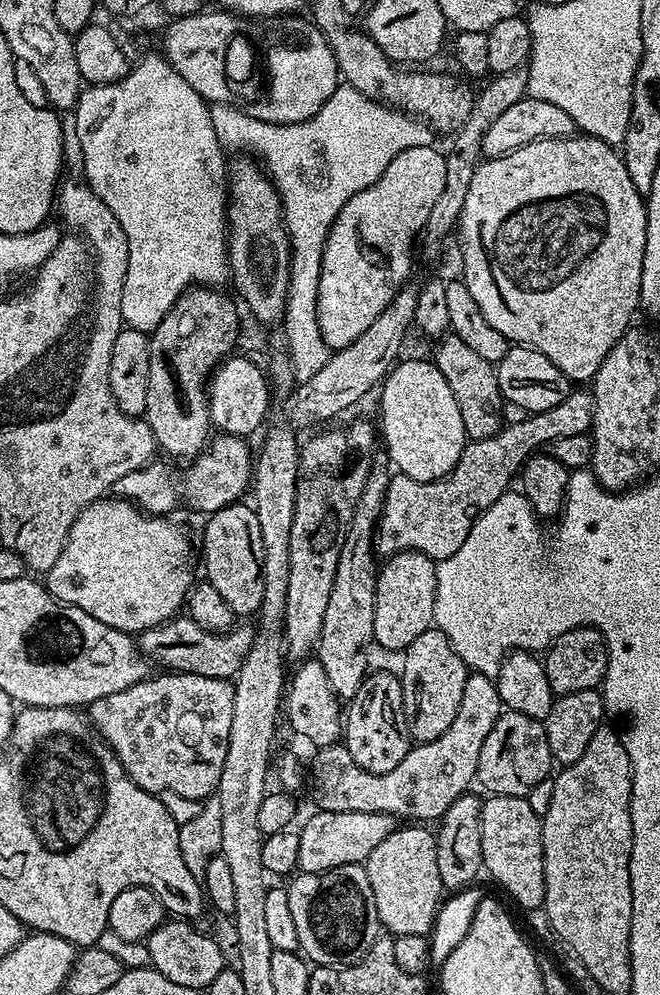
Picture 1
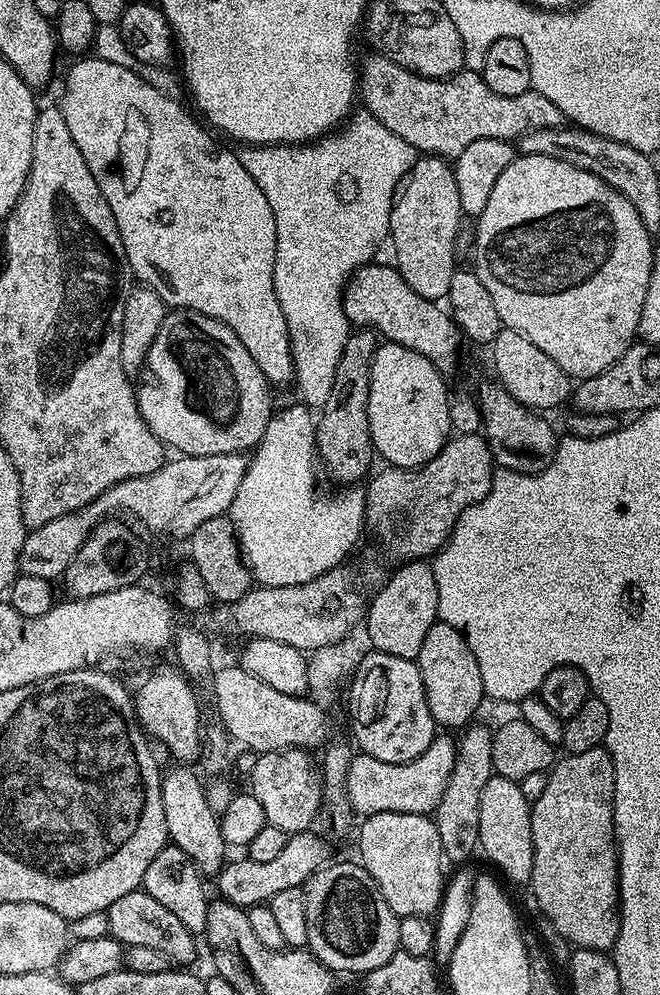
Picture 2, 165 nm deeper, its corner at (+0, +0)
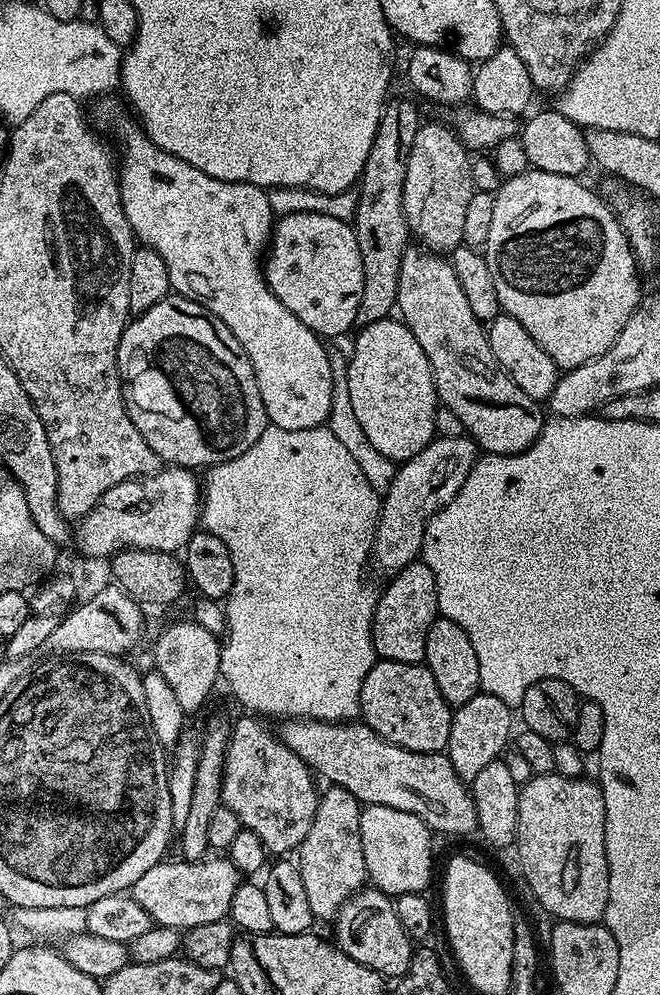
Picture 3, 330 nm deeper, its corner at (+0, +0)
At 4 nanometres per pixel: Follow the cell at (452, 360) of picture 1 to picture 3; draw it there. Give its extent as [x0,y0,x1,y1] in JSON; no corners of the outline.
[262,212,362,338]

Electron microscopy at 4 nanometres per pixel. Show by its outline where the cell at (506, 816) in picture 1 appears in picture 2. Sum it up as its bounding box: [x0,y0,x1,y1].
[478,774,534,885]

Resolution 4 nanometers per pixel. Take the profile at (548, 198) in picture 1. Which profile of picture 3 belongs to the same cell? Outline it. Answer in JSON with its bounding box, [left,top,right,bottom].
[482,170,642,370]

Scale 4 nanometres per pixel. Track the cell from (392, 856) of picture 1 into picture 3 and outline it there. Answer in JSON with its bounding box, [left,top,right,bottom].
[360,804,432,898]

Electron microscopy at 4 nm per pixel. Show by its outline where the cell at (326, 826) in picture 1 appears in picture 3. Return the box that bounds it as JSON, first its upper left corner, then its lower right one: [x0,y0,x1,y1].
[130,858,242,930]

